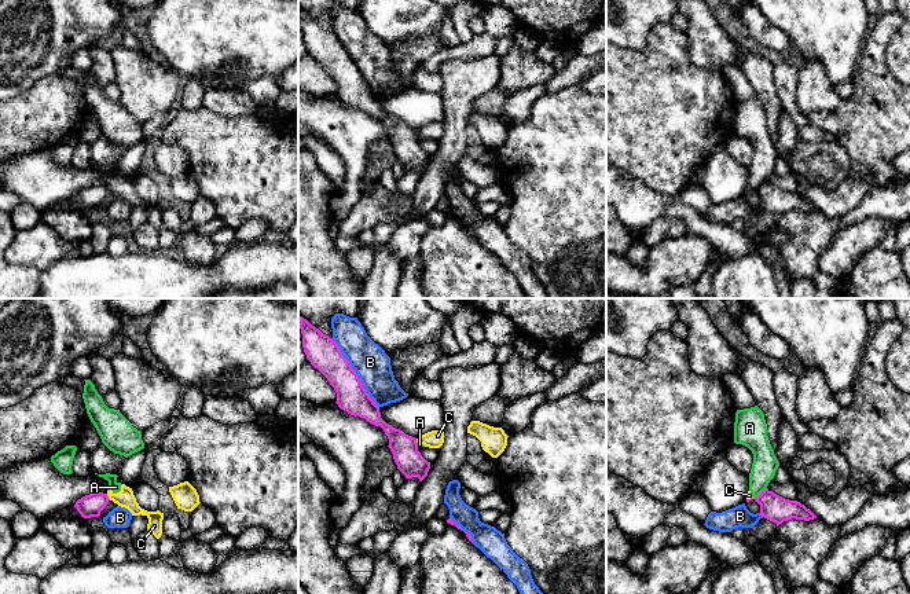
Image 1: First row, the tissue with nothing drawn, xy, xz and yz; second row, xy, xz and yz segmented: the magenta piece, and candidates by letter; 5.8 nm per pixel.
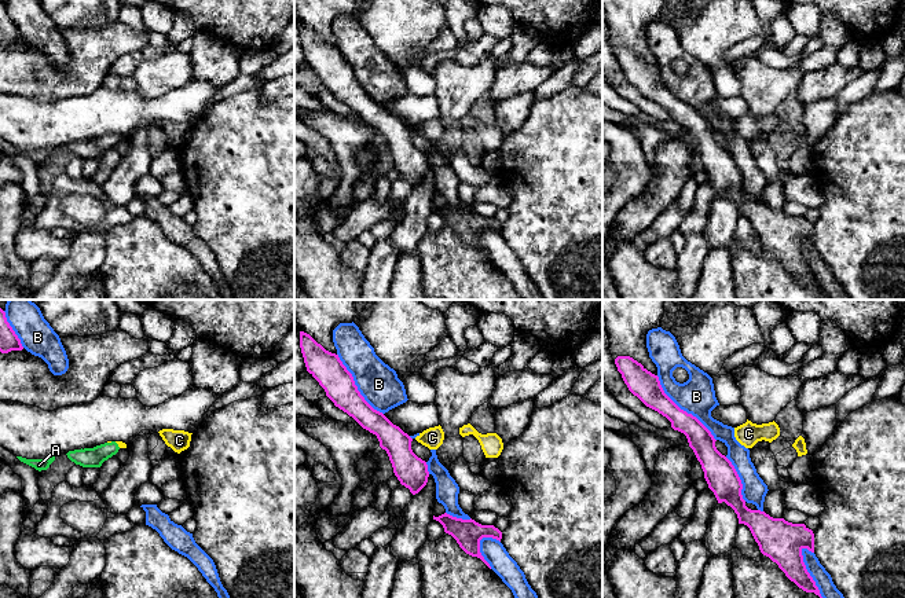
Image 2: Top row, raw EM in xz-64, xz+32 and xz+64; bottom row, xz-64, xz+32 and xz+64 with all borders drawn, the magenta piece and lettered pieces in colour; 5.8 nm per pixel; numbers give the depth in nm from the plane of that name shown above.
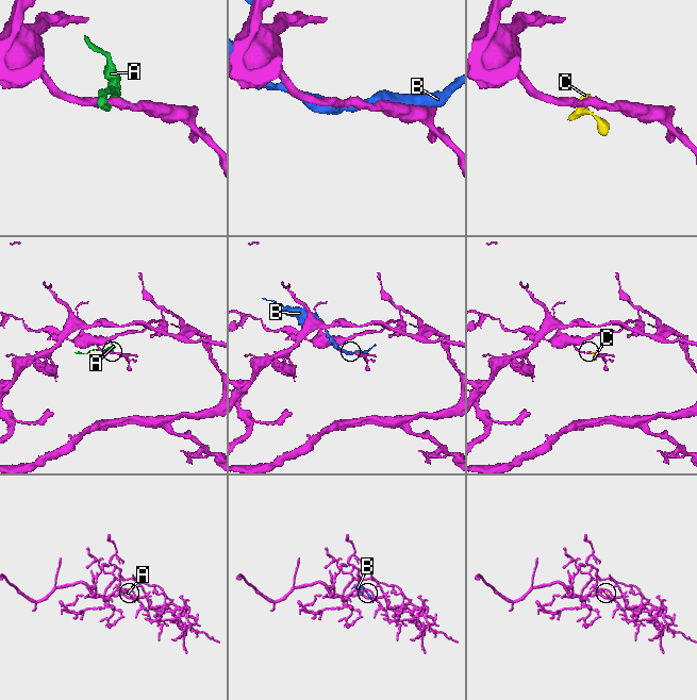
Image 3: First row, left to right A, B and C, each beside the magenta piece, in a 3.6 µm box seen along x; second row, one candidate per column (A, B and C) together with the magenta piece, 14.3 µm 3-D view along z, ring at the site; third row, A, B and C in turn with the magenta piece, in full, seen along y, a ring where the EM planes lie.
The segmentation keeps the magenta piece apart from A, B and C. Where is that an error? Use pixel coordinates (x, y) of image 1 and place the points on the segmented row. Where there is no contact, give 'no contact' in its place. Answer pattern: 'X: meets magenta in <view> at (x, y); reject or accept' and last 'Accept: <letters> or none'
A: meets magenta in yz at (760, 494); reject
B: meets magenta in xz at (355, 373); reject
C: meets magenta in xy at (107, 497); reject
Accept: none

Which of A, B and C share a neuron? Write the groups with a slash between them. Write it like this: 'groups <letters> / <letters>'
groups A C / B

